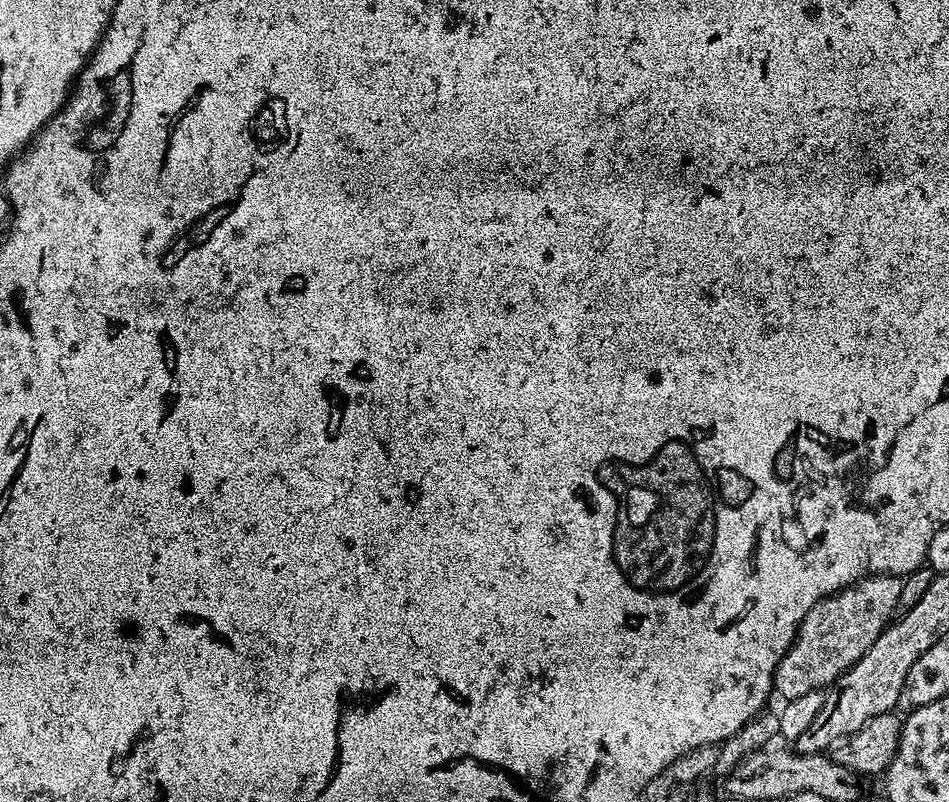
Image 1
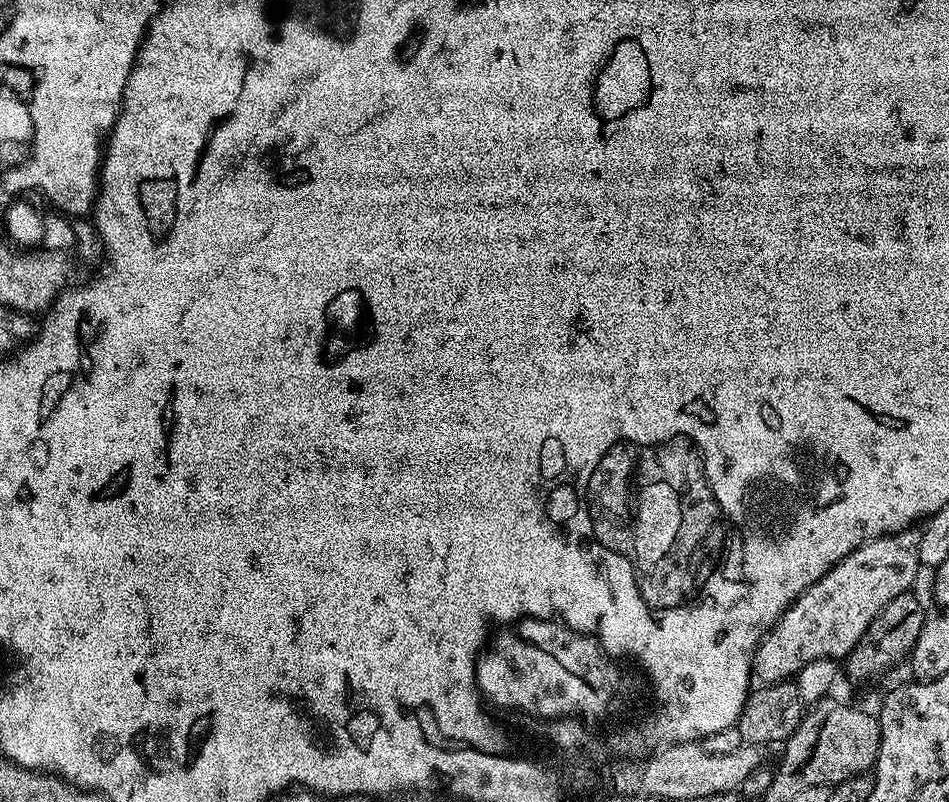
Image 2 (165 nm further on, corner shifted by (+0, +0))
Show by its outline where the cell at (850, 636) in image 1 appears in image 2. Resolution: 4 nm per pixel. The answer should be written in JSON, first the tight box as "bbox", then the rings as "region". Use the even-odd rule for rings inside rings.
{"bbox":[752,527,921,685],"region":[[[915,527],[894,532],[890,536],[879,536],[862,547],[856,548],[846,558],[842,558],[818,582],[814,582],[792,605],[780,615],[768,633],[756,647],[756,657],[752,660],[752,671],[761,685],[782,684],[791,681],[806,666],[806,662],[819,660],[843,661],[857,642],[865,634],[874,618],[892,598],[909,591],[915,585],[916,575],[921,568],[919,546],[921,533]]]}

